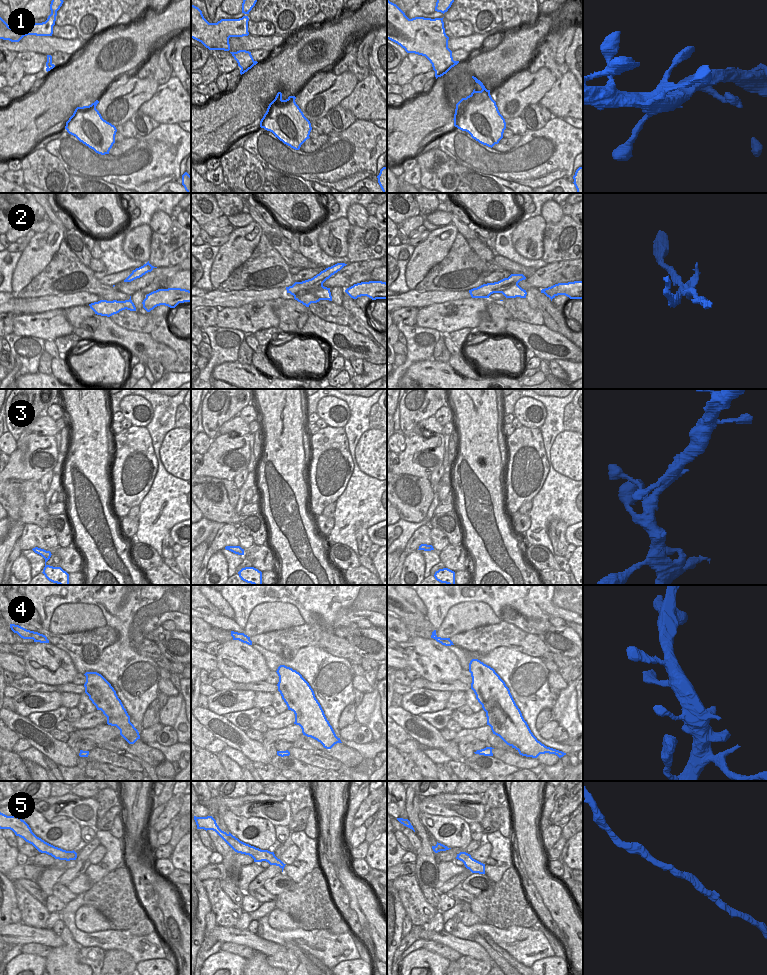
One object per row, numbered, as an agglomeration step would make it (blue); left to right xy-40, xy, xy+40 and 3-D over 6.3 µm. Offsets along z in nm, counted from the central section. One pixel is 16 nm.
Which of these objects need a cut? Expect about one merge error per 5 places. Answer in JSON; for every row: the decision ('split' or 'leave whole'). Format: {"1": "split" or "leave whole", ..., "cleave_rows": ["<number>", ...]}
{"1": "leave whole", "2": "split", "3": "leave whole", "4": "leave whole", "5": "leave whole", "cleave_rows": ["2"]}

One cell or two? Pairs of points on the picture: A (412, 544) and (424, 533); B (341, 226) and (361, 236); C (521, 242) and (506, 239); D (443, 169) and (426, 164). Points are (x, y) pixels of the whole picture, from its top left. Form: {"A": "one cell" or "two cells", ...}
{"A": "one cell", "B": "two cells", "C": "two cells", "D": "one cell"}

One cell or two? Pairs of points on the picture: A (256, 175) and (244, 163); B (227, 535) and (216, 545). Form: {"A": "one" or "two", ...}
{"A": "one", "B": "one"}

